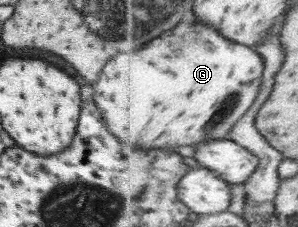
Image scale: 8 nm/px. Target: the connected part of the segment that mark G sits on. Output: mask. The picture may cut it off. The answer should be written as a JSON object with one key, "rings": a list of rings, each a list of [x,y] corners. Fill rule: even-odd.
{"rings":[[[186,19],[182,25],[178,25],[178,29],[172,29],[160,39],[150,41],[150,45],[144,49],[136,53],[118,53],[112,61],[108,61],[98,81],[94,83],[94,103],[102,111],[107,128],[122,143],[138,144],[146,149],[180,145],[198,147],[208,140],[231,139],[238,121],[252,109],[254,101],[258,99],[264,71],[266,61],[258,51],[226,39],[212,25]]]}

